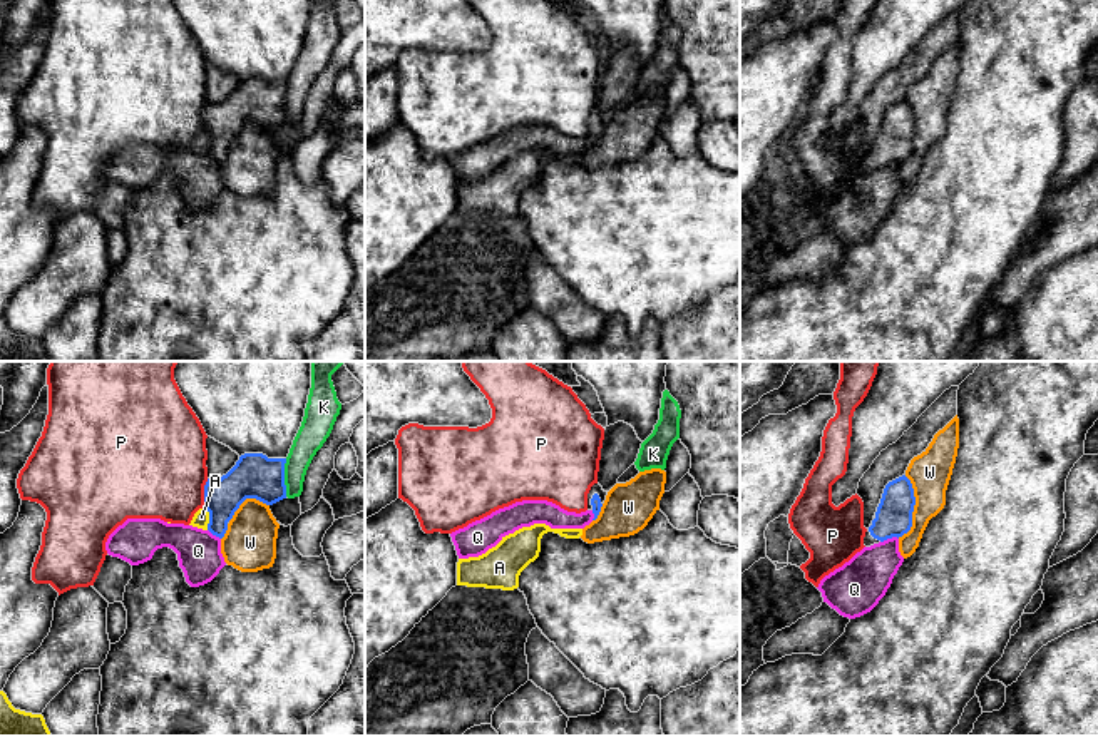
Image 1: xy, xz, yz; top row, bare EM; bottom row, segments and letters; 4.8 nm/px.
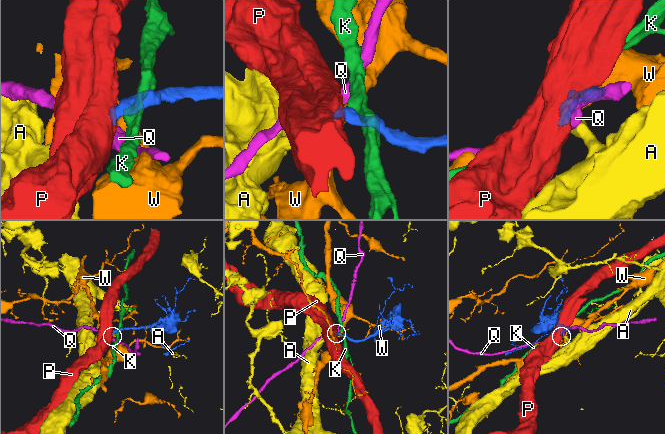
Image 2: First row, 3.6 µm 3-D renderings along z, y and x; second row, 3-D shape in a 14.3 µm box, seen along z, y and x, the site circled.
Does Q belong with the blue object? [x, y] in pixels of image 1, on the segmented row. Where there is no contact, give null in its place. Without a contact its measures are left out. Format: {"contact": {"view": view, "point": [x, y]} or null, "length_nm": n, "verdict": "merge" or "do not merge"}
{"contact": {"view": "yz", "point": [889, 537]}, "length_nm": 90, "verdict": "do not merge"}

